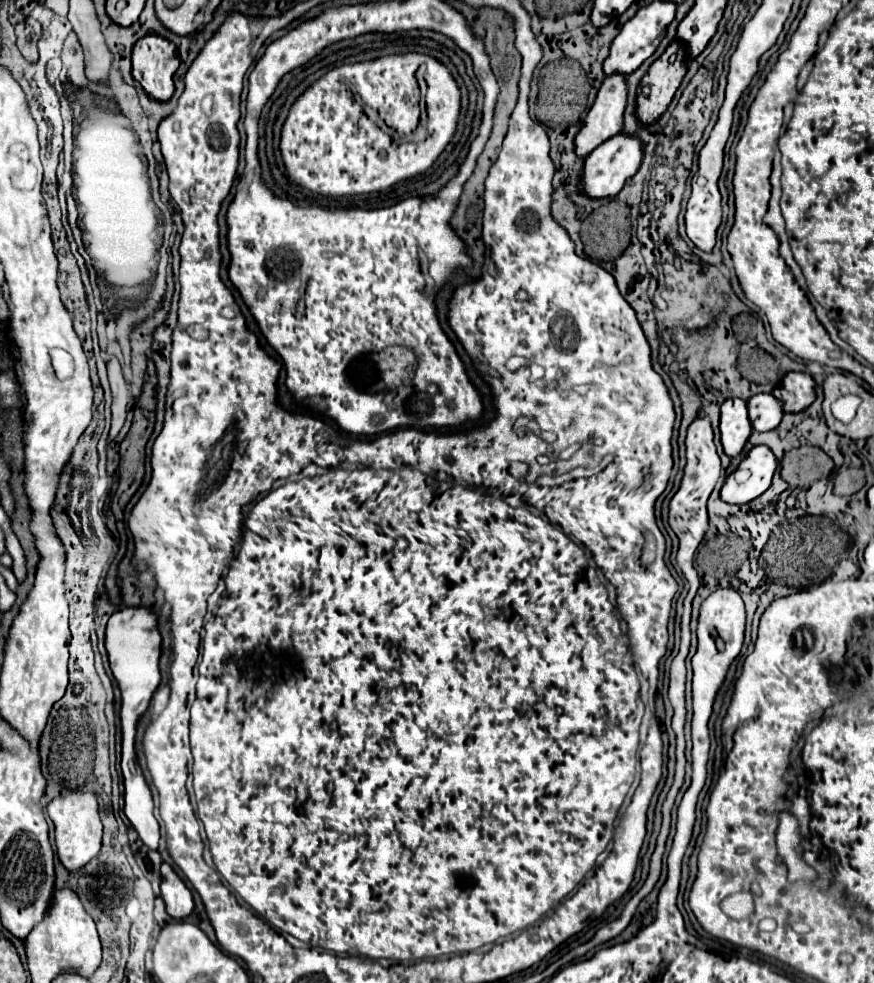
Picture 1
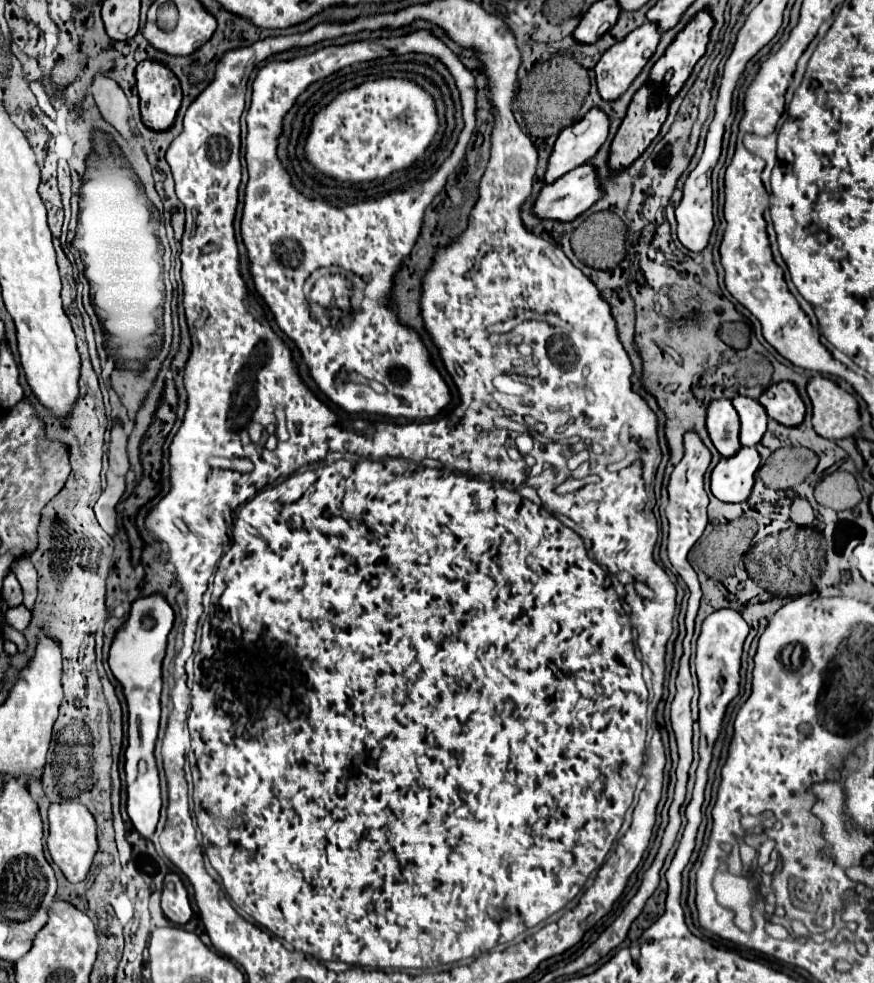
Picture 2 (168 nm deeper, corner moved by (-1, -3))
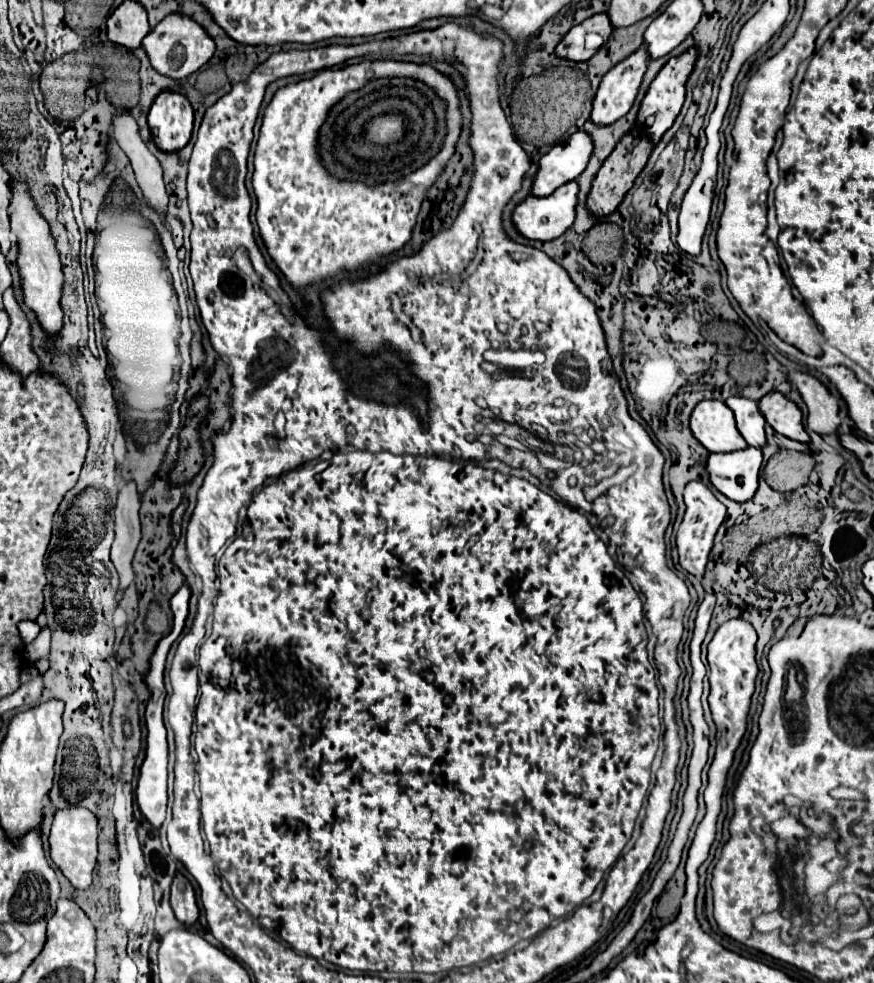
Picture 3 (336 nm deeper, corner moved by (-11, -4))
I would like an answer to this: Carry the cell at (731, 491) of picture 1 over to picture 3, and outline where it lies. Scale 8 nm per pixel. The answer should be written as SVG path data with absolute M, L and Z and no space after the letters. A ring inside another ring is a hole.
M745 448L729 454L711 454L707 470L713 486L735 502L747 502L757 492L759 470L763 466L763 452L759 448Z

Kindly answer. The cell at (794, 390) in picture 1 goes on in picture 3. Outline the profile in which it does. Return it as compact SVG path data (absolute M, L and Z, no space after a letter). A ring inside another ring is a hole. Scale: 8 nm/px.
M771 392L759 400L759 410L765 416L767 424L775 428L775 432L799 440L799 442L809 442L809 434L803 428L803 414L799 406L783 396L781 392Z

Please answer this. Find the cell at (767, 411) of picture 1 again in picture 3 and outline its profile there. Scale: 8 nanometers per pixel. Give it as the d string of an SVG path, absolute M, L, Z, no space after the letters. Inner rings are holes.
M731 396L725 400L725 404L733 410L737 428L745 442L753 448L763 448L765 446L765 418L761 416L761 410L755 400L741 398L741 396Z

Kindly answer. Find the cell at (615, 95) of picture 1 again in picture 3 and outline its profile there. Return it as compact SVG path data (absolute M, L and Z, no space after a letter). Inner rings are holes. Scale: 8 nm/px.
M579 130L565 142L553 146L541 160L533 184L533 196L549 196L559 186L581 176L593 156L593 138Z

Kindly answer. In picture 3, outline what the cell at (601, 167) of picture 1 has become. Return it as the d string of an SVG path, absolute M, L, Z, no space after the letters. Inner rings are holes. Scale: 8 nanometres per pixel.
M569 182L549 196L529 196L513 212L517 230L531 240L555 240L575 222L579 184Z

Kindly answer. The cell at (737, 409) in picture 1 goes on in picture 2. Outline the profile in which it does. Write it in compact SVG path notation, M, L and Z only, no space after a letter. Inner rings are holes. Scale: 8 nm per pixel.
M715 399L709 403L705 427L711 443L723 457L731 457L735 451L739 451L739 419L729 399Z

